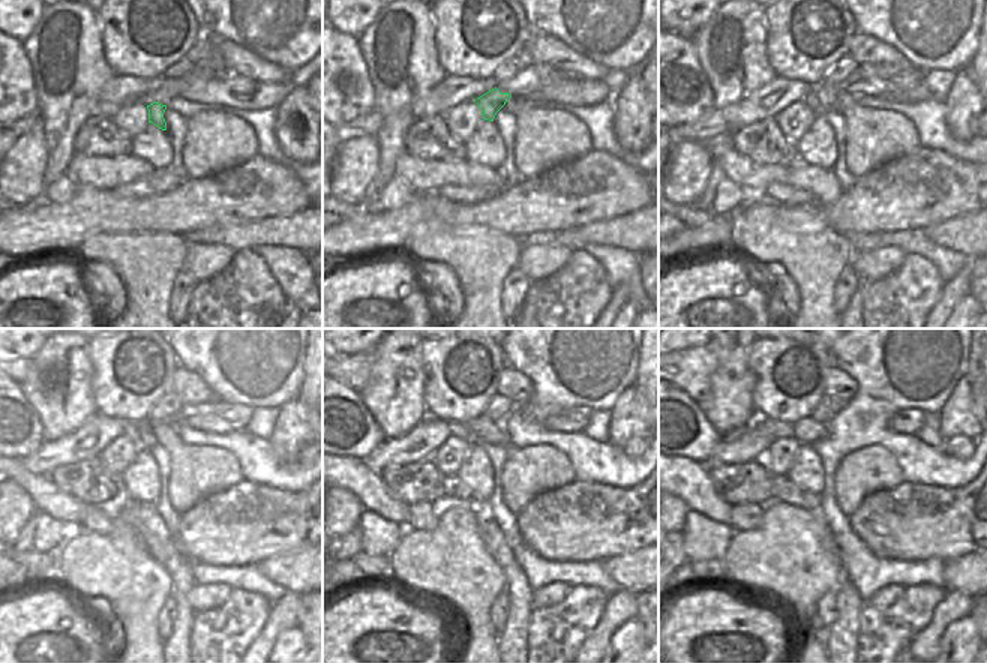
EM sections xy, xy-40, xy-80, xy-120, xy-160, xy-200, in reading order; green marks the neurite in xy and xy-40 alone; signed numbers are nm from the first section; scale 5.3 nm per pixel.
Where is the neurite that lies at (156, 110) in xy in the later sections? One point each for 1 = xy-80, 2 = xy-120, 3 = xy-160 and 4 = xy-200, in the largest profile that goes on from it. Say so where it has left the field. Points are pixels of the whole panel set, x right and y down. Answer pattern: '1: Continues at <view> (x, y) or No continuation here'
1: Continues at xy-80 (822, 98)
2: Continues at xy-120 (140, 432)
3: Continues at xy-160 (459, 429)
4: Continues at xy-200 (774, 428).

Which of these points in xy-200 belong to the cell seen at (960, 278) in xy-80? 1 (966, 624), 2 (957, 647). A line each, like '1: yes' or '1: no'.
1: no
2: no

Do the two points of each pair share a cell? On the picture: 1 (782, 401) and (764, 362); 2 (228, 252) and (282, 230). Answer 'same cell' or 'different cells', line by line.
1: same cell
2: different cells

